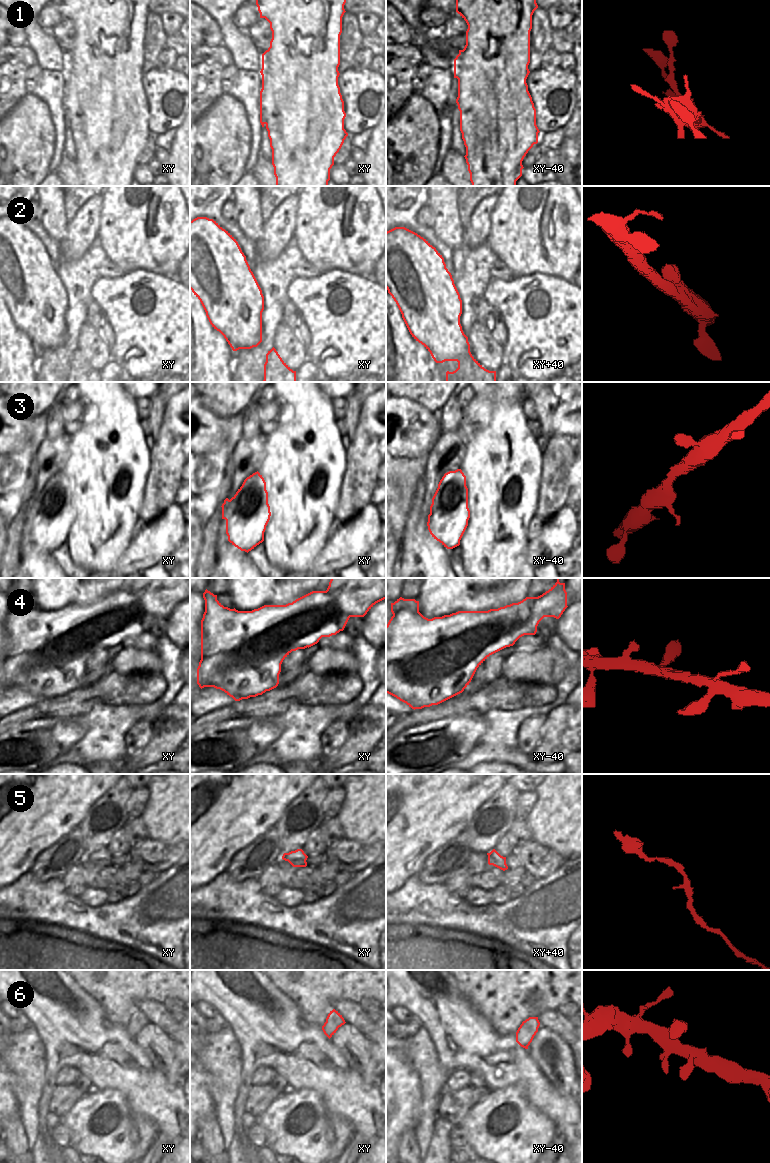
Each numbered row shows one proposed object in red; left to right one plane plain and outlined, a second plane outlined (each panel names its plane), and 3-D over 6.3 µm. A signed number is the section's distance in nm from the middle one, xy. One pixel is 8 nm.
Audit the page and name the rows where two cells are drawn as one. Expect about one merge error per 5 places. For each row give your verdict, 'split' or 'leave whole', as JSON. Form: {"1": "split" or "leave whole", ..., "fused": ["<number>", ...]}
{"1": "leave whole", "2": "leave whole", "3": "leave whole", "4": "leave whole", "5": "leave whole", "6": "leave whole", "fused": []}

